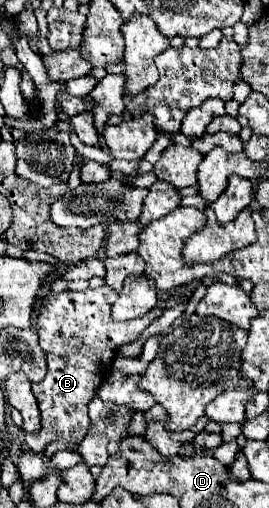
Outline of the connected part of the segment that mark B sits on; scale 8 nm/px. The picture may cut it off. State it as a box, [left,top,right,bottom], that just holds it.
[25,285,165,453]

